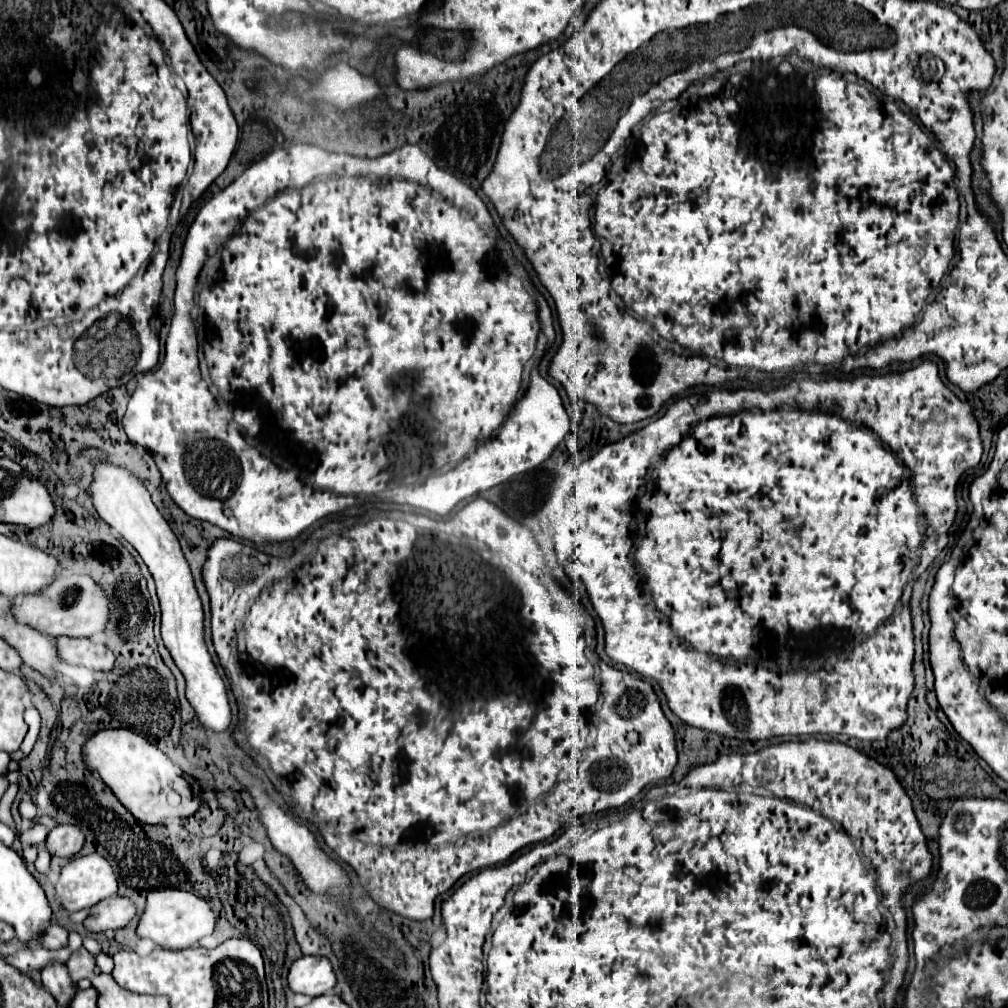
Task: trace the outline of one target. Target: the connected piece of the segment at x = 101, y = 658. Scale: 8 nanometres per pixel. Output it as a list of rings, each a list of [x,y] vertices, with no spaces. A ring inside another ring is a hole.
[[[58,638],[56,644],[60,650],[60,658],[66,664],[84,666],[100,672],[108,672],[114,668],[114,652],[104,644],[92,642],[90,638]]]

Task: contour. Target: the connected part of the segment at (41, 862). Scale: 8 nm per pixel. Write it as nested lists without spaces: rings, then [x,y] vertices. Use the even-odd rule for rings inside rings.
[[[40,844],[38,848],[40,848],[40,852],[38,852],[34,866],[36,866],[36,870],[38,870],[40,874],[46,874],[46,872],[48,872],[48,864],[50,864],[50,854],[48,854],[48,850],[44,848],[44,844]]]

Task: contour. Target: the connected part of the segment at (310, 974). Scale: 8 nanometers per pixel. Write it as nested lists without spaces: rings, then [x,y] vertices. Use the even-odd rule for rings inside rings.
[[[302,956],[288,972],[288,986],[296,994],[322,996],[336,986],[336,974],[326,956]]]

